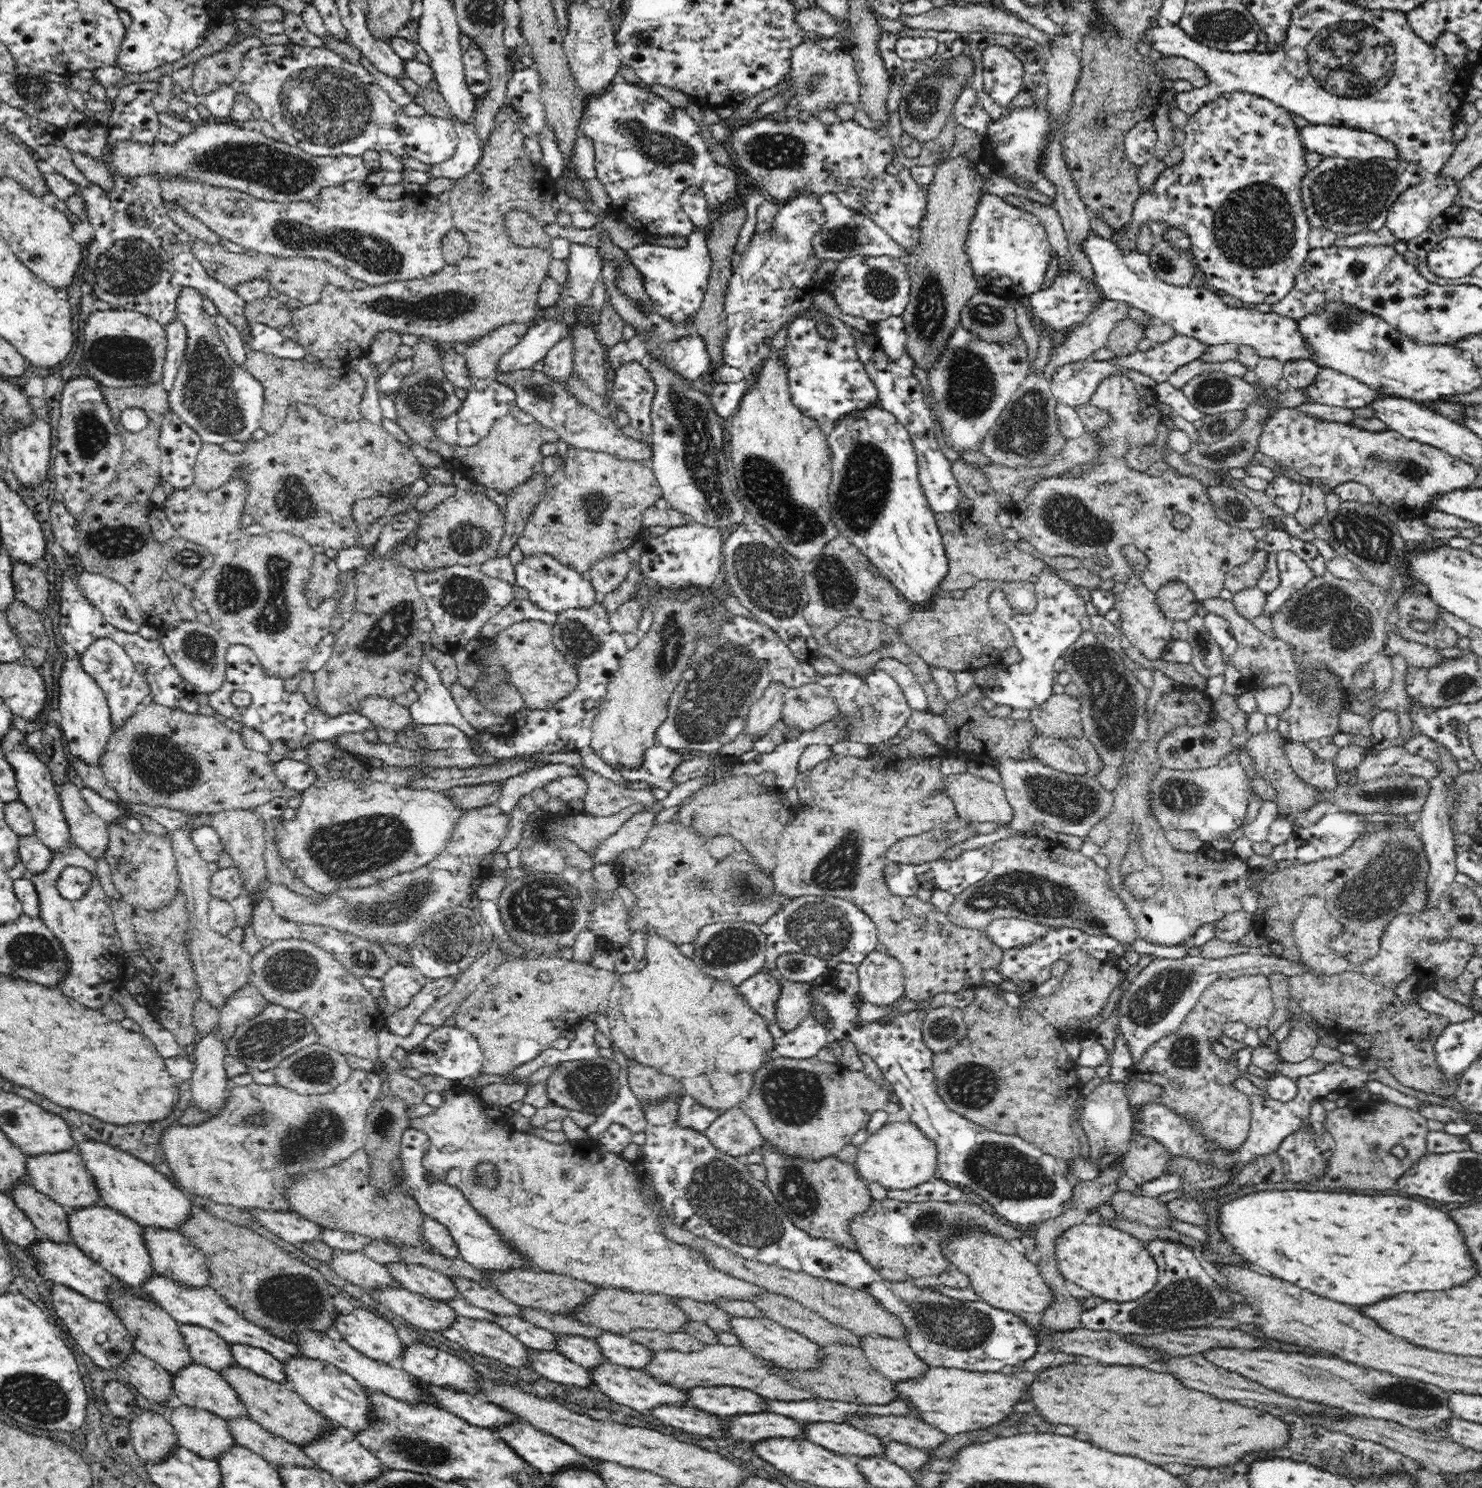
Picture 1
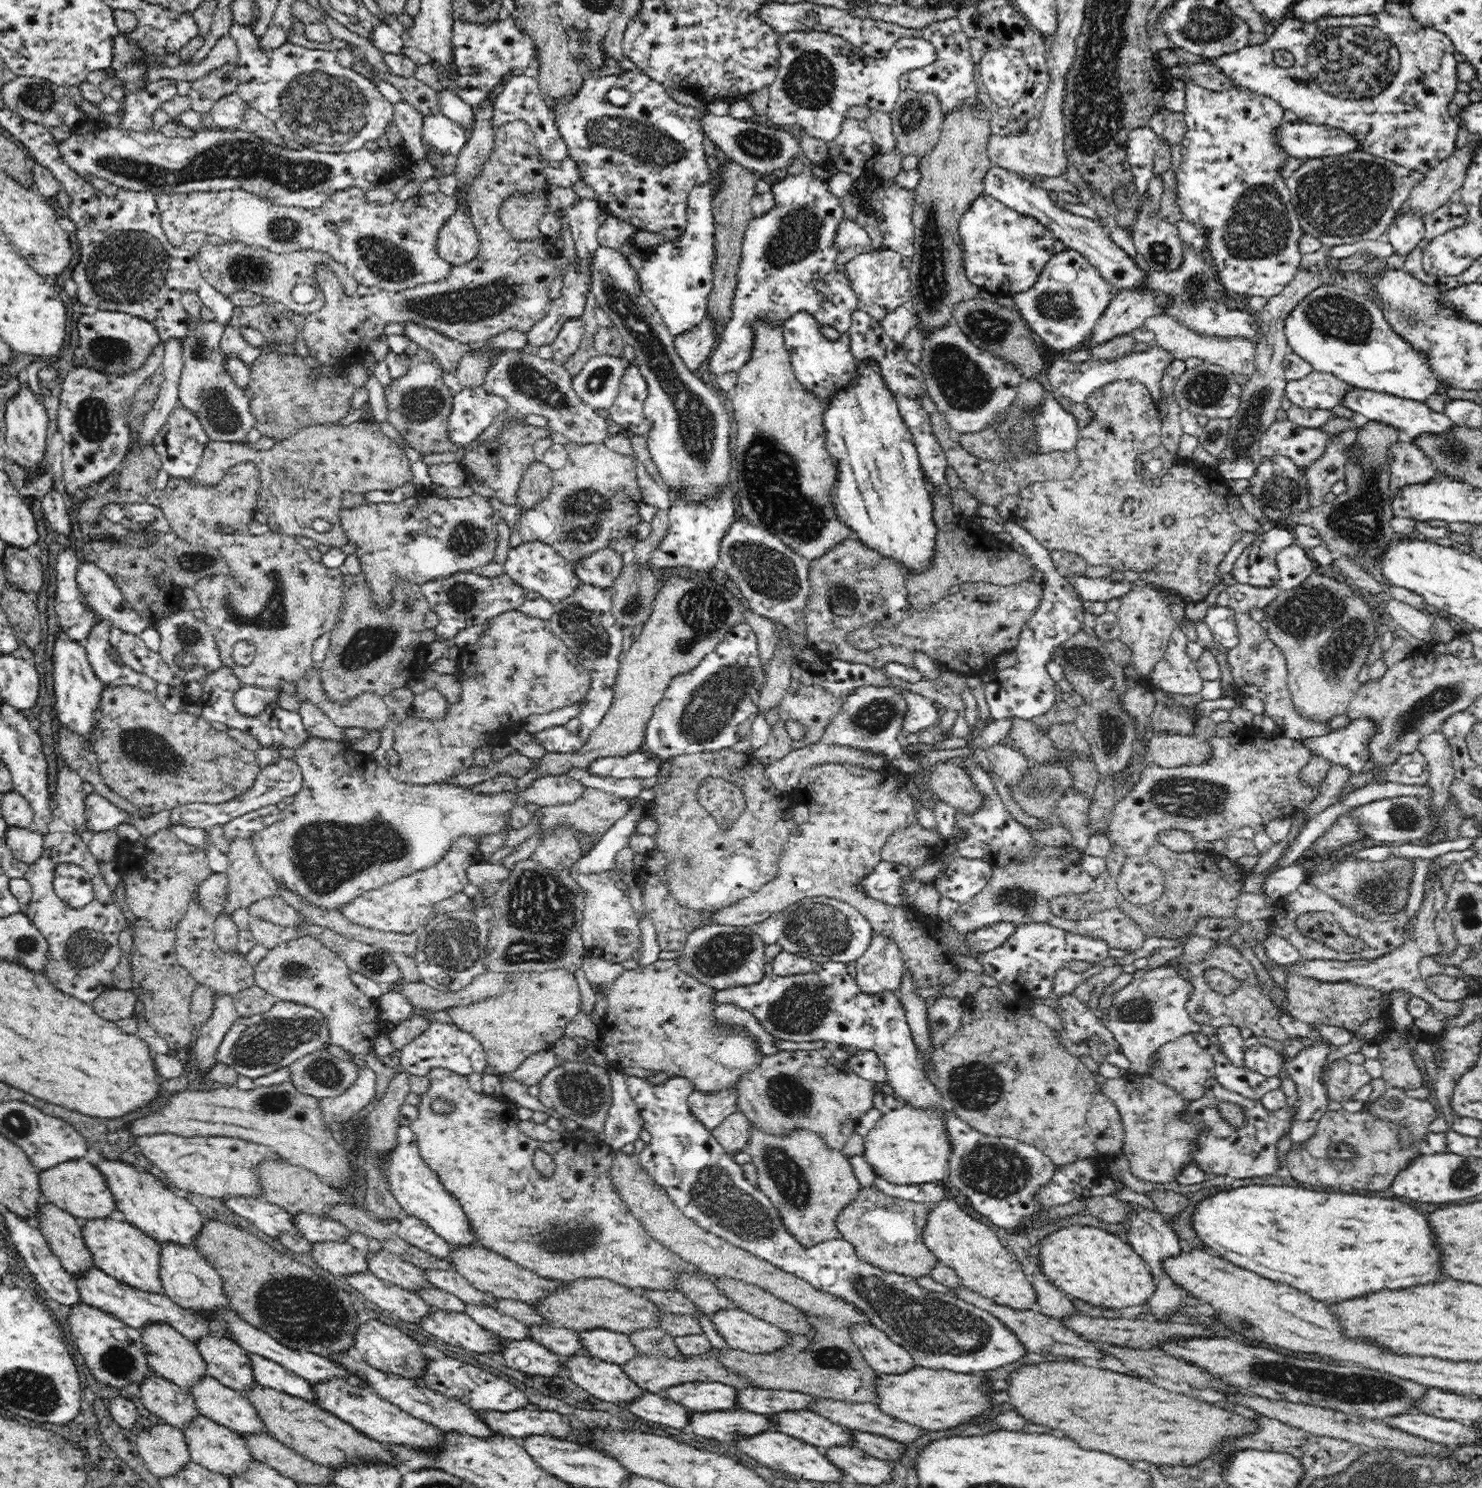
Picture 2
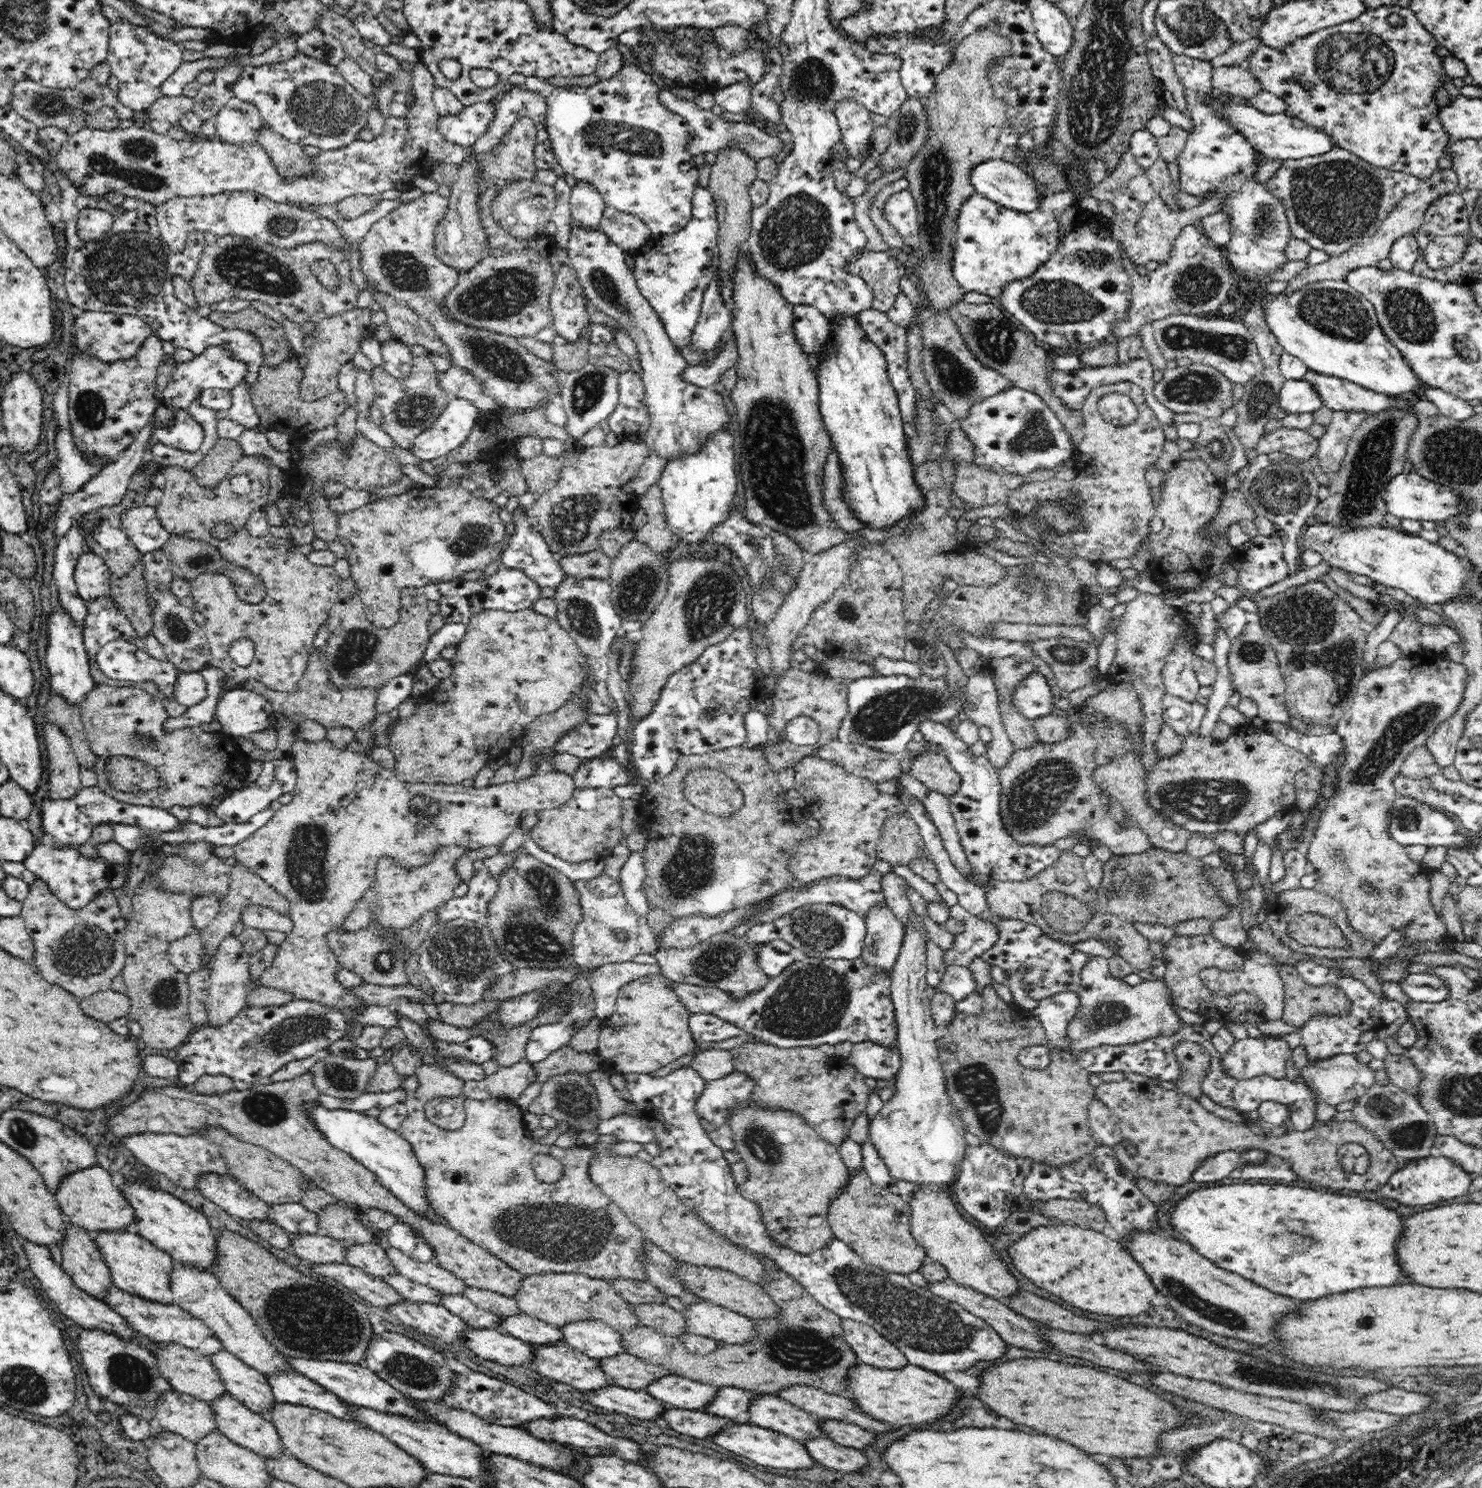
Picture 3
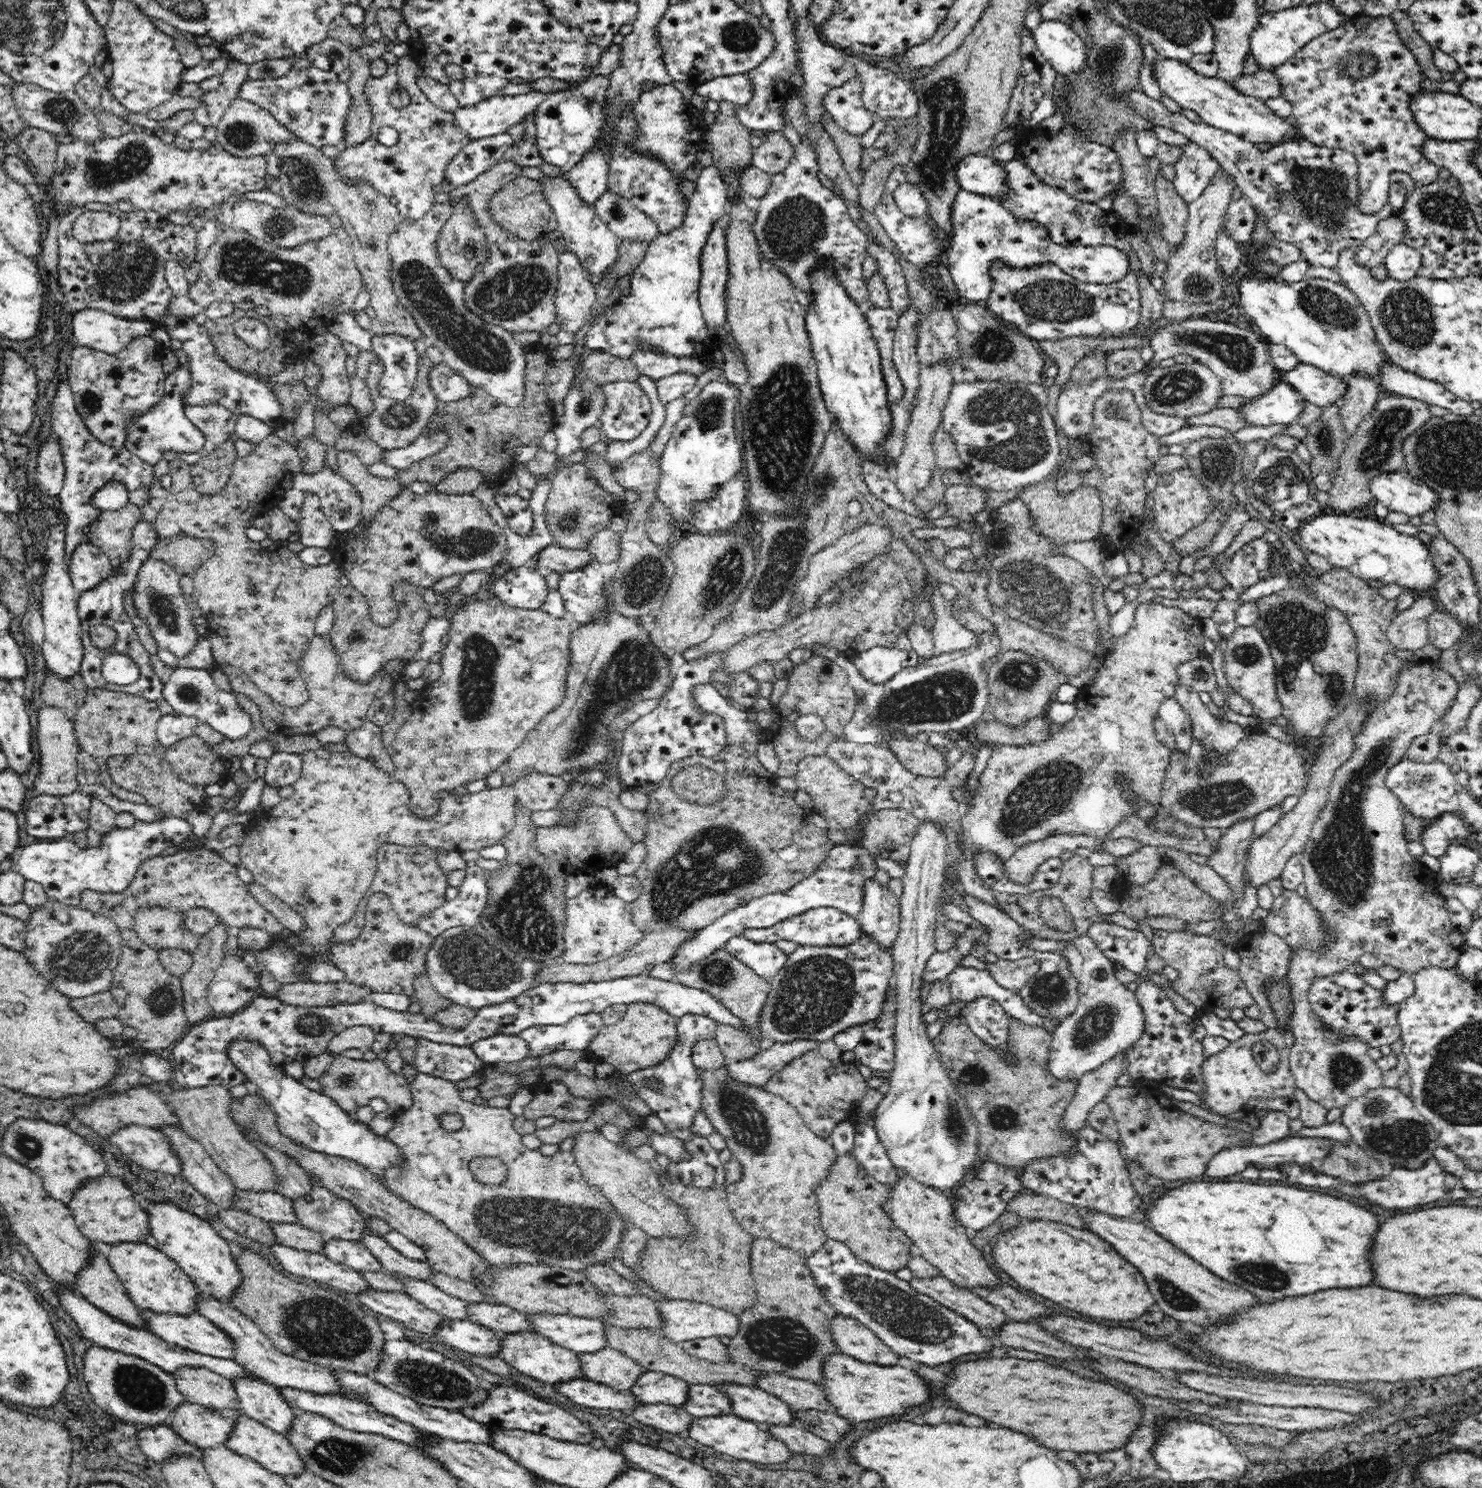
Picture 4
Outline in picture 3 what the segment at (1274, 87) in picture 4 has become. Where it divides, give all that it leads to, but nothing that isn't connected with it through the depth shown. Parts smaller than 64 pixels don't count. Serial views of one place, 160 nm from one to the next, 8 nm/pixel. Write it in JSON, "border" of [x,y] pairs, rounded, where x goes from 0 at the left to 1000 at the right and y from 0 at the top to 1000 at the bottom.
{"border":[[[823,44],[818,46],[817,56],[821,62],[833,65],[843,65],[851,62],[848,53],[838,44]]]}

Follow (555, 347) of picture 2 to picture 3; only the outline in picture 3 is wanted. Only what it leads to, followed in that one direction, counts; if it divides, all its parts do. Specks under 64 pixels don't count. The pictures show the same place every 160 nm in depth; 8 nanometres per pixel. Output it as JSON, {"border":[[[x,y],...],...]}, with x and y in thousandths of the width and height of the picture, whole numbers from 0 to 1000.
{"border":[[[385,178],[377,179],[371,200],[373,210],[371,219],[383,231],[390,230],[393,222],[397,219],[395,205],[397,202],[393,198],[389,183]]]}

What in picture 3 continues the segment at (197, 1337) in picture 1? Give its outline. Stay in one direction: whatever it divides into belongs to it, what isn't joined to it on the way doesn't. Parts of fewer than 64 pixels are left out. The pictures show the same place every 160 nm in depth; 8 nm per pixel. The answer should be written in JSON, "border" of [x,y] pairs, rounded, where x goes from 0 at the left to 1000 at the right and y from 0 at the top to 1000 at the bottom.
{"border":[[[151,906],[140,911],[152,935],[178,950],[185,940],[179,924]]]}

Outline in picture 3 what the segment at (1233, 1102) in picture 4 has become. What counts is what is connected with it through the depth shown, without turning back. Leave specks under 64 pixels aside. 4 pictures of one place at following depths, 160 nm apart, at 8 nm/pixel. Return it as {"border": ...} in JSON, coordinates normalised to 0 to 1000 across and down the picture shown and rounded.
{"border":[[[842,697],[841,699],[835,699],[825,710],[828,721],[831,723],[839,726],[852,722],[866,724],[868,714],[871,712],[872,706],[864,698]]]}

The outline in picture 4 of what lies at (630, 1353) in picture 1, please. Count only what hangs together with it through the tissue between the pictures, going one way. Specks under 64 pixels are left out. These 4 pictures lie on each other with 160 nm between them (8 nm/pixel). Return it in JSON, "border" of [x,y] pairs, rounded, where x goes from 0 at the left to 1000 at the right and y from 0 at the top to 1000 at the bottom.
{"border":[[[371,883],[369,885],[356,884],[356,888],[359,889],[360,896],[390,911],[404,909],[410,906],[410,890],[406,887]]]}

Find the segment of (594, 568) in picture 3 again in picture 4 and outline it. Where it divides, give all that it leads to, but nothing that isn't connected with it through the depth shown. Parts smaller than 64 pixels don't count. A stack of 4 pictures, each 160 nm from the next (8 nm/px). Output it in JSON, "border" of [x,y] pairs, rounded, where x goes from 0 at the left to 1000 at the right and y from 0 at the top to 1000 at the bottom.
{"border":[[[377,366],[366,368],[360,375],[360,380],[366,380],[377,386],[386,384],[395,380],[400,374],[394,369],[381,369]]]}

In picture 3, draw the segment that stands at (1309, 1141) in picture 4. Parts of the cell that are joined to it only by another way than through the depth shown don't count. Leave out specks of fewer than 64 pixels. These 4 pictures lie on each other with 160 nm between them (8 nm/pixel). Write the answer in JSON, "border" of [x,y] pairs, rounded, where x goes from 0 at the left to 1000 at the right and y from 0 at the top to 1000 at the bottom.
{"border":[[[848,772],[840,774],[826,774],[821,775],[811,780],[811,782],[804,788],[803,794],[822,794],[827,790],[832,790],[841,781],[849,781],[853,777],[852,774]]]}

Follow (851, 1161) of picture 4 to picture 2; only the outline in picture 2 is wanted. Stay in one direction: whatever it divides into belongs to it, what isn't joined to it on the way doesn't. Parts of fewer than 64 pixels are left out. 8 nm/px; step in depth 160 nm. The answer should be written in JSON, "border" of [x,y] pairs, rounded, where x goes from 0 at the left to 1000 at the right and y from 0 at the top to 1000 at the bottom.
{"border":[[[582,798],[580,804],[566,816],[565,825],[569,833],[578,838],[583,848],[618,860],[626,858],[636,849],[623,833],[630,813],[630,809],[602,805],[592,798]]]}

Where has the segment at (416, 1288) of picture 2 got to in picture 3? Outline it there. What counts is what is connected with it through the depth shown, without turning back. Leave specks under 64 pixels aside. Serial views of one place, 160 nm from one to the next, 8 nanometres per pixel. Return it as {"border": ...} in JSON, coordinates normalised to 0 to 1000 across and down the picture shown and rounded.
{"border":[[[252,835],[235,837],[234,849],[244,853],[247,856],[258,860],[270,856],[261,840]]]}

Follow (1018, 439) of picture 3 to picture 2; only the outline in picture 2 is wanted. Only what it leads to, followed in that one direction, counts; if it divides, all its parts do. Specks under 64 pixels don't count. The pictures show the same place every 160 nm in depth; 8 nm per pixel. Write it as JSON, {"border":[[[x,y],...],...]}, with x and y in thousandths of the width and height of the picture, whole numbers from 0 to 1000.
{"border":[[[712,263],[706,265],[704,276],[700,280],[699,284],[702,304],[721,303],[728,296],[730,286],[727,280],[718,274],[718,270]]]}

